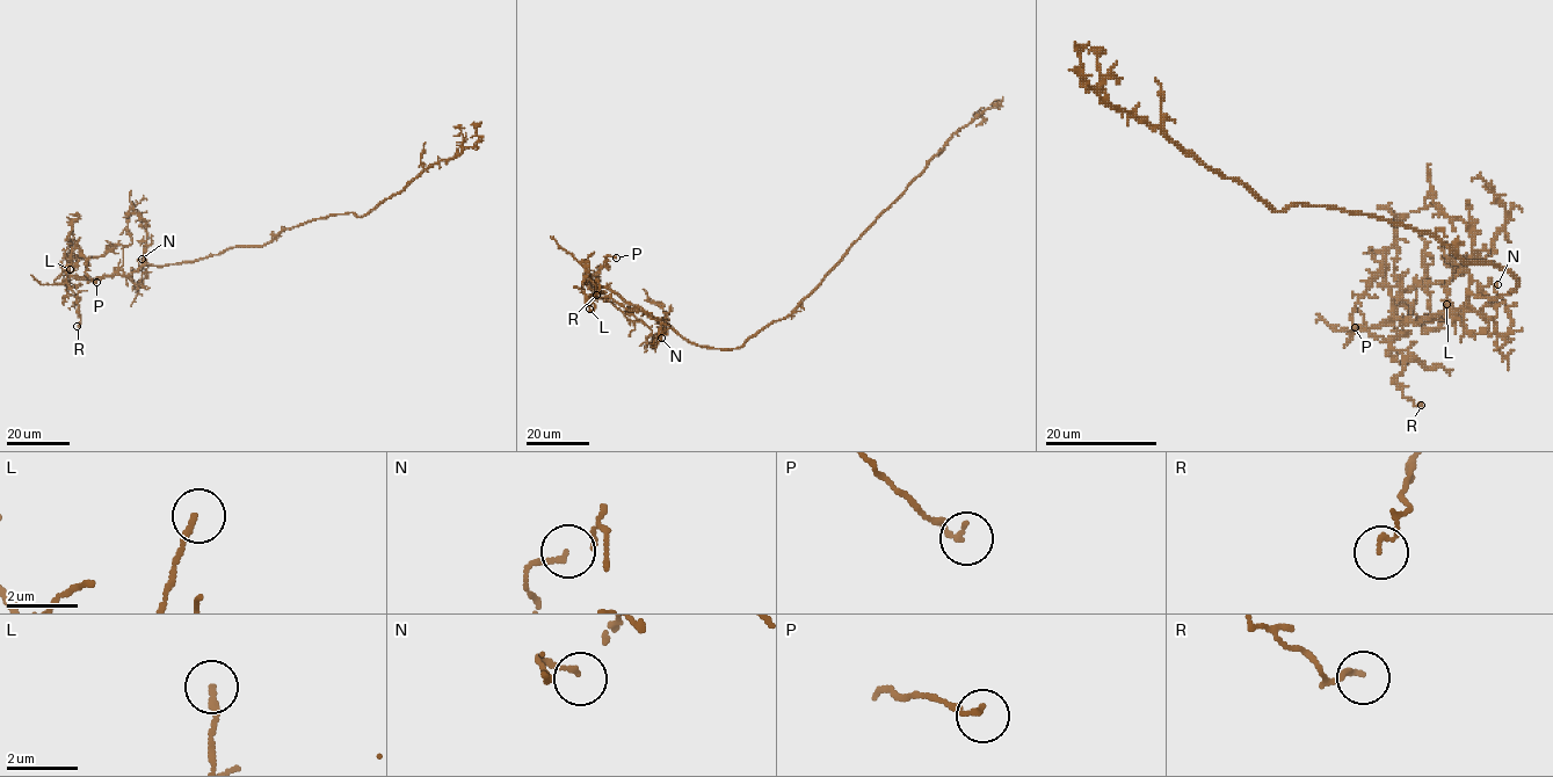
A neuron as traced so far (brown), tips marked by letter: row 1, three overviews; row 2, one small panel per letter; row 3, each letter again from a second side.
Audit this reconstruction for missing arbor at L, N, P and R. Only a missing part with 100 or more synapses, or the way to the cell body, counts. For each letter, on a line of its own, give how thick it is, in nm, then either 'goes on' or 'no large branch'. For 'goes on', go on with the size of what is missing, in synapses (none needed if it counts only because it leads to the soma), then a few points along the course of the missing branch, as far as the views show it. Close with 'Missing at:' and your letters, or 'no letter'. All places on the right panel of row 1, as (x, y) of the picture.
L: calibre 170 nm; no large branch
N: calibre 90 nm; no large branch
P: calibre 150 nm; no large branch
R: calibre 120 nm; no large branch
Missing at: no letter

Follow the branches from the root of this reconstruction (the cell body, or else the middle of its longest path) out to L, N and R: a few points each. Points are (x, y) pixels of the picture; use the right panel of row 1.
L: (1482, 262), (1504, 268), (1517, 287), (1420, 321), (1392, 312), (1401, 304), (1436, 328), (1446, 304)
N: (1482, 262), (1504, 268), (1517, 287), (1499, 298), (1470, 296), (1460, 310), (1464, 329), (1495, 332), (1497, 284)
R: (1482, 262), (1517, 287), (1470, 296), (1453, 314), (1387, 319), (1405, 357), (1397, 387), (1421, 405)

